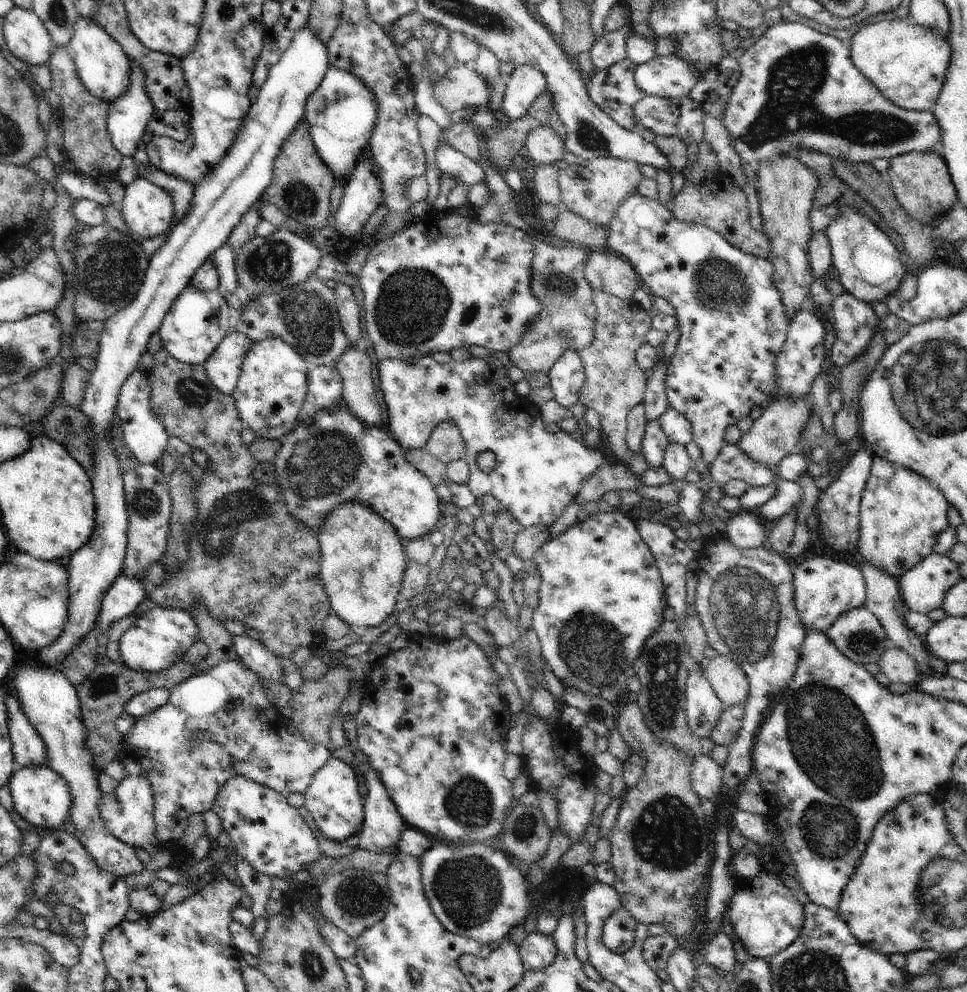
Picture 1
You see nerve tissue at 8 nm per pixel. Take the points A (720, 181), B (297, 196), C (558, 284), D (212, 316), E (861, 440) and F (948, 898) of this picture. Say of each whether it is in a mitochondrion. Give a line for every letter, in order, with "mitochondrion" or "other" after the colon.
A: other
B: mitochondrion
C: mitochondrion
D: mitochondrion
E: other
F: mitochondrion

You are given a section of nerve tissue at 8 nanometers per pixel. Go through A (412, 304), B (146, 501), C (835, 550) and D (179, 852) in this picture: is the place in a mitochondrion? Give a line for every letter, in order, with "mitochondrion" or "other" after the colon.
A: mitochondrion
B: mitochondrion
C: other
D: other

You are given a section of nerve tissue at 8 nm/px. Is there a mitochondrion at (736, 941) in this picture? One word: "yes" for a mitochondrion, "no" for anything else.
no

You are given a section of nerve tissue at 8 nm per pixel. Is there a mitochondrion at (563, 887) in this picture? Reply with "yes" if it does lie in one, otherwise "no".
no

